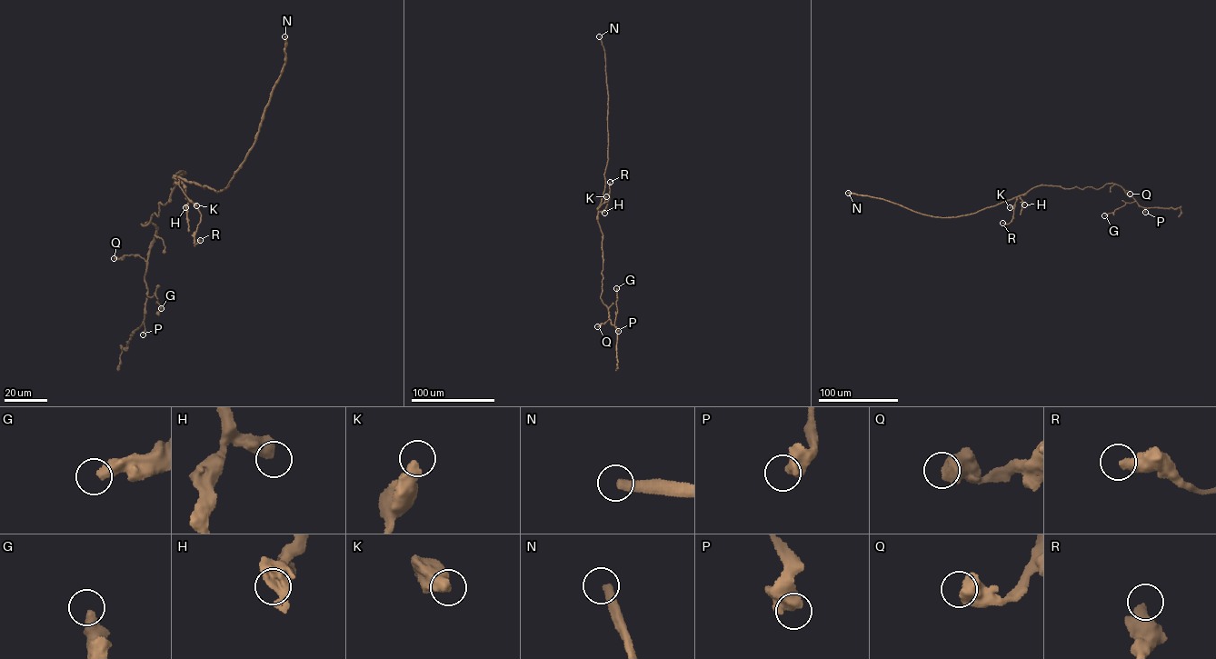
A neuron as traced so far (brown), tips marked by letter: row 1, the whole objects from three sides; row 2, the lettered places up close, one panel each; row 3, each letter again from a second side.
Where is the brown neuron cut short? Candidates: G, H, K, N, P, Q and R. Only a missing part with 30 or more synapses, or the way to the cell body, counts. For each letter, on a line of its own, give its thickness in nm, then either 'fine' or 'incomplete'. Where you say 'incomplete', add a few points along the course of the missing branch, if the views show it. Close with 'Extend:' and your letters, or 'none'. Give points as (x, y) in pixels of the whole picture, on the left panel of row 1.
G: 440 nm | fine
H: 600 nm | fine
K: 480 nm | fine
N: 360 nm | incomplete
P: 650 nm | fine
Q: 750 nm | fine
R: 440 nm | fine
Extend: N

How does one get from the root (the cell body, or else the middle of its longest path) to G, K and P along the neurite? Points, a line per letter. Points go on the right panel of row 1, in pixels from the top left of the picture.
G: (1021, 194), (1040, 185), (1098, 189), (1111, 183), (1121, 185), (1134, 199), (1104, 215)
K: (1021, 194), (1010, 207)
P: (1021, 194), (1040, 185), (1098, 189), (1111, 183), (1121, 185), (1145, 212)

